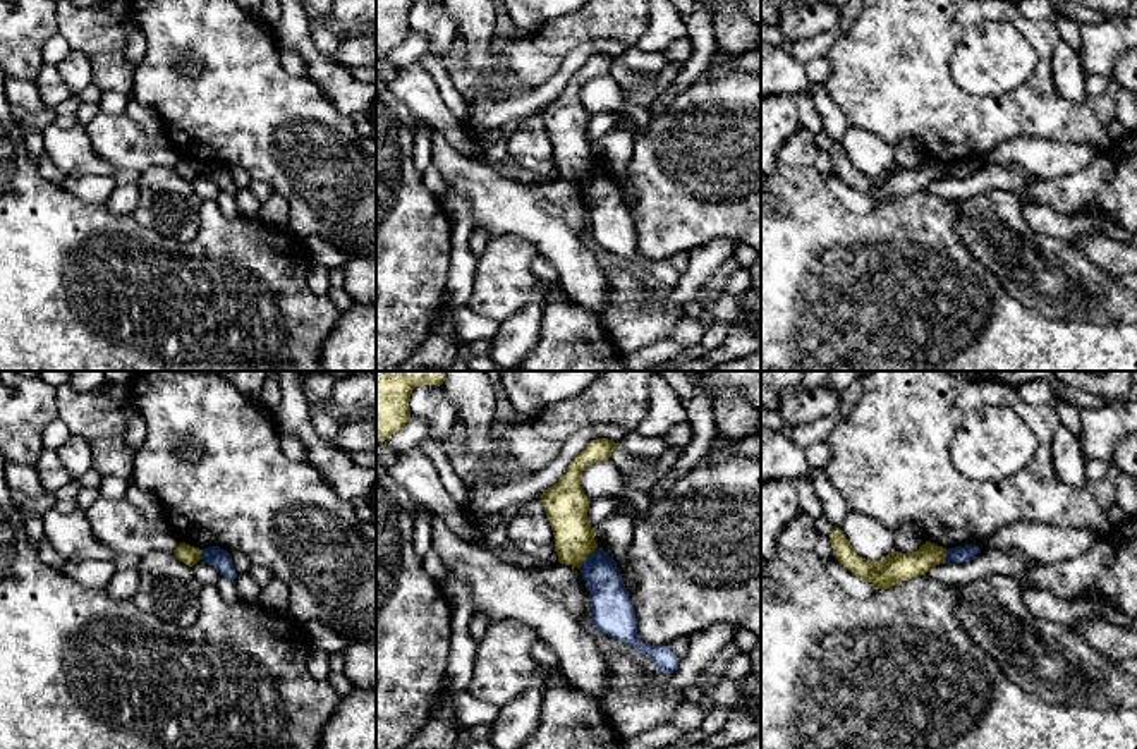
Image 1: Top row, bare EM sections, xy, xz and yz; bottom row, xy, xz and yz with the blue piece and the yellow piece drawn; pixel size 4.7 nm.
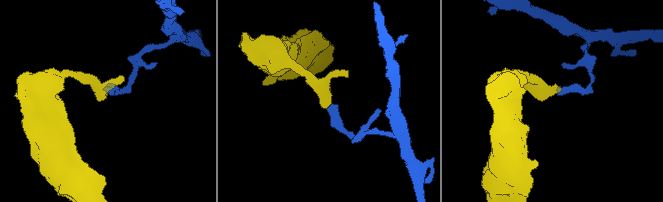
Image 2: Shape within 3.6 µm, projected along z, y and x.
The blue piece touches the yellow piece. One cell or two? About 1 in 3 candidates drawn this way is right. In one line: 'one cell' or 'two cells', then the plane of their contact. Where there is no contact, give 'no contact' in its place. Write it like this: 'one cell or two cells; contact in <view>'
two cells; contact in xz

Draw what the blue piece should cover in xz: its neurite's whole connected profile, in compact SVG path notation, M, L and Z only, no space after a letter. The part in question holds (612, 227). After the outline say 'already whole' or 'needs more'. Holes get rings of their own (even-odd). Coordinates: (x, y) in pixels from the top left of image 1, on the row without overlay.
M596 163L581 180L582 194L591 215L591 237L613 254L630 259L646 270L661 289L673 289L680 280L670 261L649 261L639 254L637 234L617 177Z | already whole

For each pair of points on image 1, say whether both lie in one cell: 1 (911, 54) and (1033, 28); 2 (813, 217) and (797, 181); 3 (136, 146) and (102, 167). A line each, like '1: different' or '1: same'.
1: same
2: same
3: different

